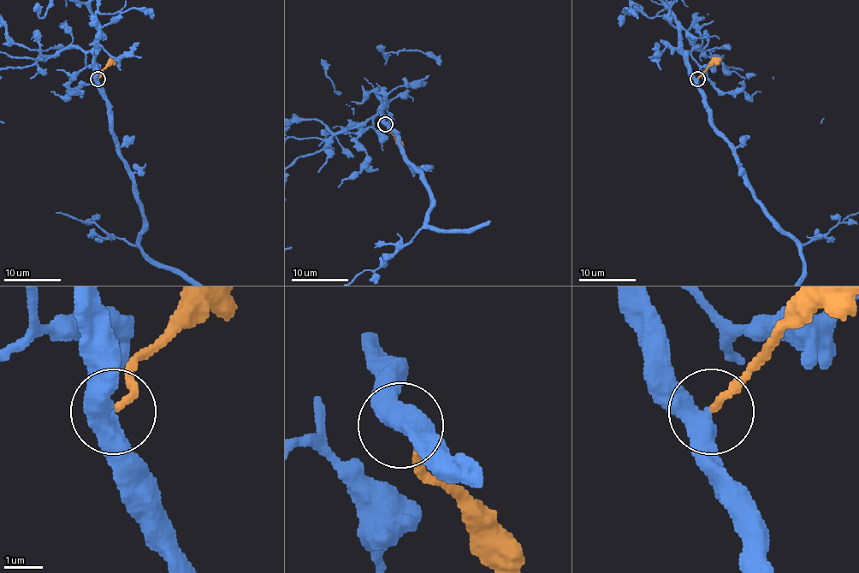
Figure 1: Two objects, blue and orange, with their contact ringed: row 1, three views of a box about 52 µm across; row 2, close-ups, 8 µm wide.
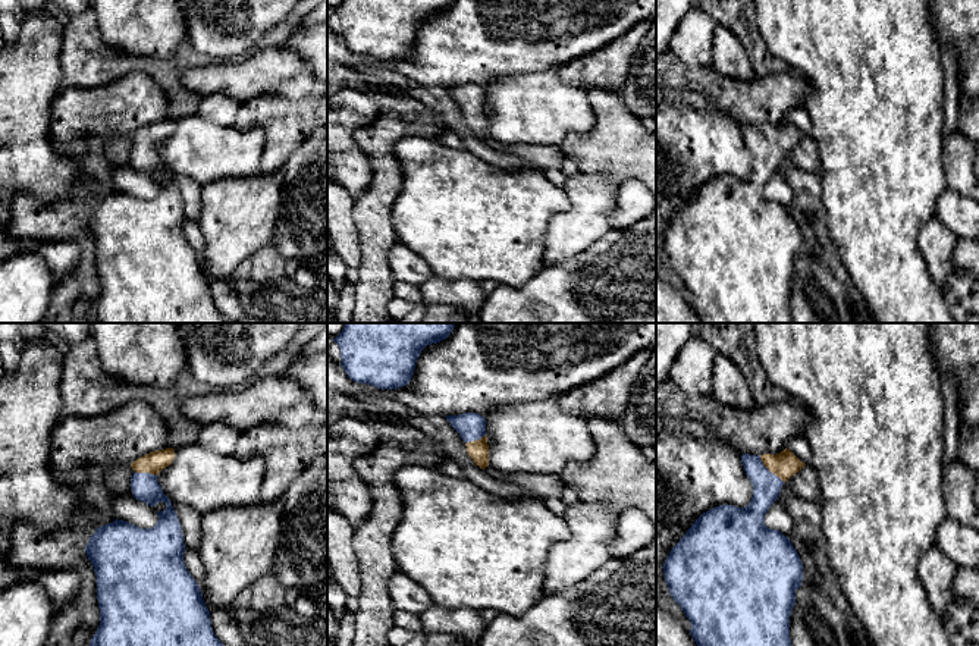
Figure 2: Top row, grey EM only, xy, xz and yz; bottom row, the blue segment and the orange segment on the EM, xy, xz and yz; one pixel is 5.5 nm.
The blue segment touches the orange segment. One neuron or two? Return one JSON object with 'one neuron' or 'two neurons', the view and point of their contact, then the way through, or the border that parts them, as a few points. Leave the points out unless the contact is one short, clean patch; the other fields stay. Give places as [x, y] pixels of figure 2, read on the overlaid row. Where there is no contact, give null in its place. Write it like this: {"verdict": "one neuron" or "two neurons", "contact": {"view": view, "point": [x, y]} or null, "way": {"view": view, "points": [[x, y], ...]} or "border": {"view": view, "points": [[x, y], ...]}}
{"verdict": "one neuron", "contact": {"view": "yz", "point": [768, 470]}, "way": {"view": "yz", "points": [[766, 486], [768, 470], [775, 470], [784, 464]]}}

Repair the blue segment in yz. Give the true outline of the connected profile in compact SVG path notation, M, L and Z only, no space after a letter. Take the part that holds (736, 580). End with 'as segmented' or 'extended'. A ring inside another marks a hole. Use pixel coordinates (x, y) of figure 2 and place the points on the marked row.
M787 448L776 455L743 454L741 462L753 484L750 504L744 508L719 505L703 512L665 559L665 581L672 599L690 620L690 634L697 646L791 646L790 617L796 590L803 581L803 564L790 537L765 526L765 514L778 499L782 484L806 464Z; extended

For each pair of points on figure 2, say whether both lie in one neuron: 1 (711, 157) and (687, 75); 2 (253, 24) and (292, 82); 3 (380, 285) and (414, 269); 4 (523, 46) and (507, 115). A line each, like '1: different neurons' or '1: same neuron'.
1: different neurons
2: different neurons
3: different neurons
4: different neurons

